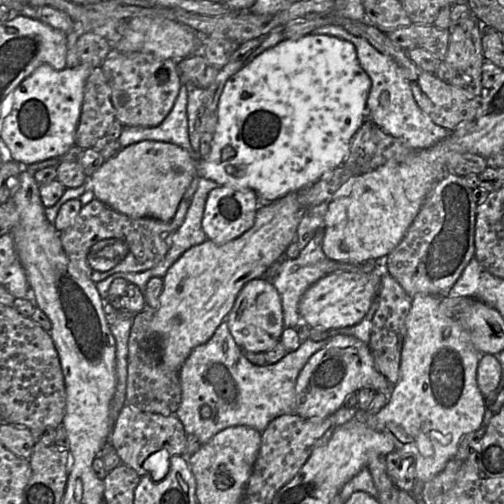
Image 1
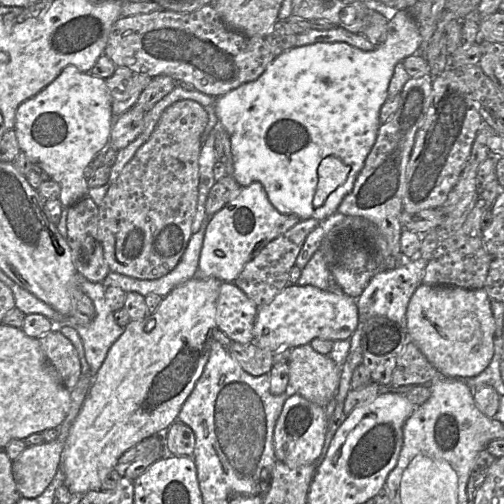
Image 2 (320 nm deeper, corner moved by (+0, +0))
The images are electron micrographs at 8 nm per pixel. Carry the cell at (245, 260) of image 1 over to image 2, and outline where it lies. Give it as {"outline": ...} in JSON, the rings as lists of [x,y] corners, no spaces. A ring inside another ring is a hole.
{"outline":[[[194,277],[185,283],[174,288],[167,296],[163,297],[160,305],[152,314],[148,314],[143,320],[131,320],[124,328],[122,335],[115,341],[109,349],[107,356],[93,378],[92,384],[86,396],[86,399],[81,406],[81,409],[73,421],[64,448],[61,453],[61,466],[65,474],[64,485],[67,486],[71,493],[79,493],[81,495],[101,489],[102,481],[106,475],[118,466],[119,457],[128,449],[141,442],[142,440],[158,433],[165,433],[169,426],[177,420],[179,411],[192,392],[197,380],[200,378],[205,365],[209,359],[211,344],[213,341],[213,333],[218,328],[216,321],[217,299],[219,295],[221,281],[217,278],[198,278]],[[149,319],[154,319],[155,327],[150,331],[145,331],[145,325]]]}

